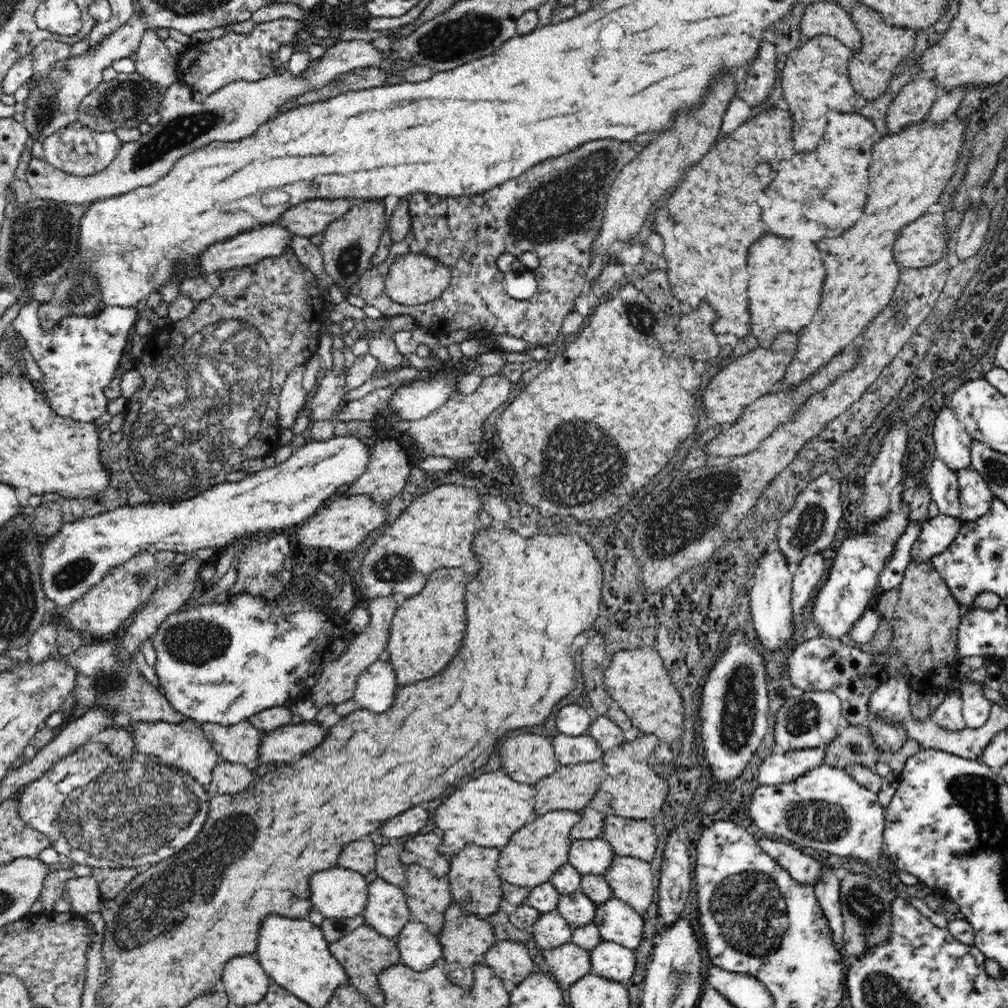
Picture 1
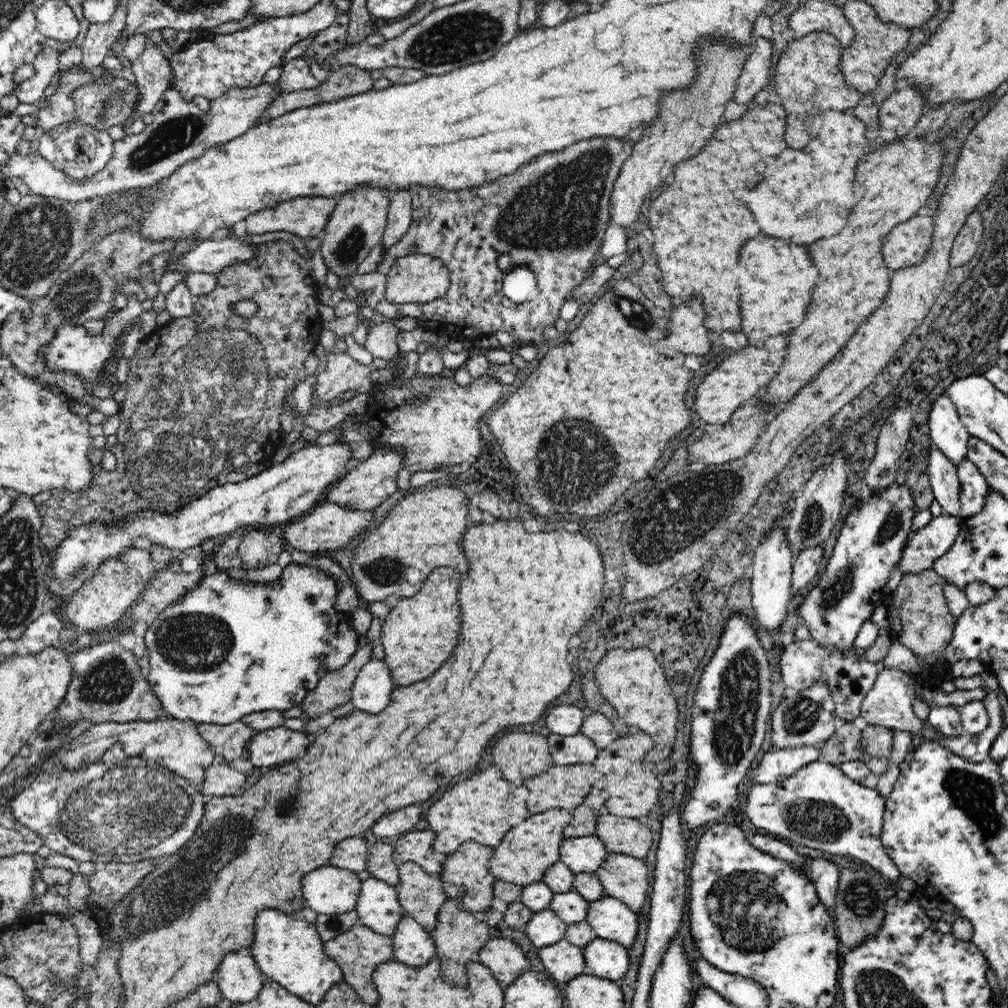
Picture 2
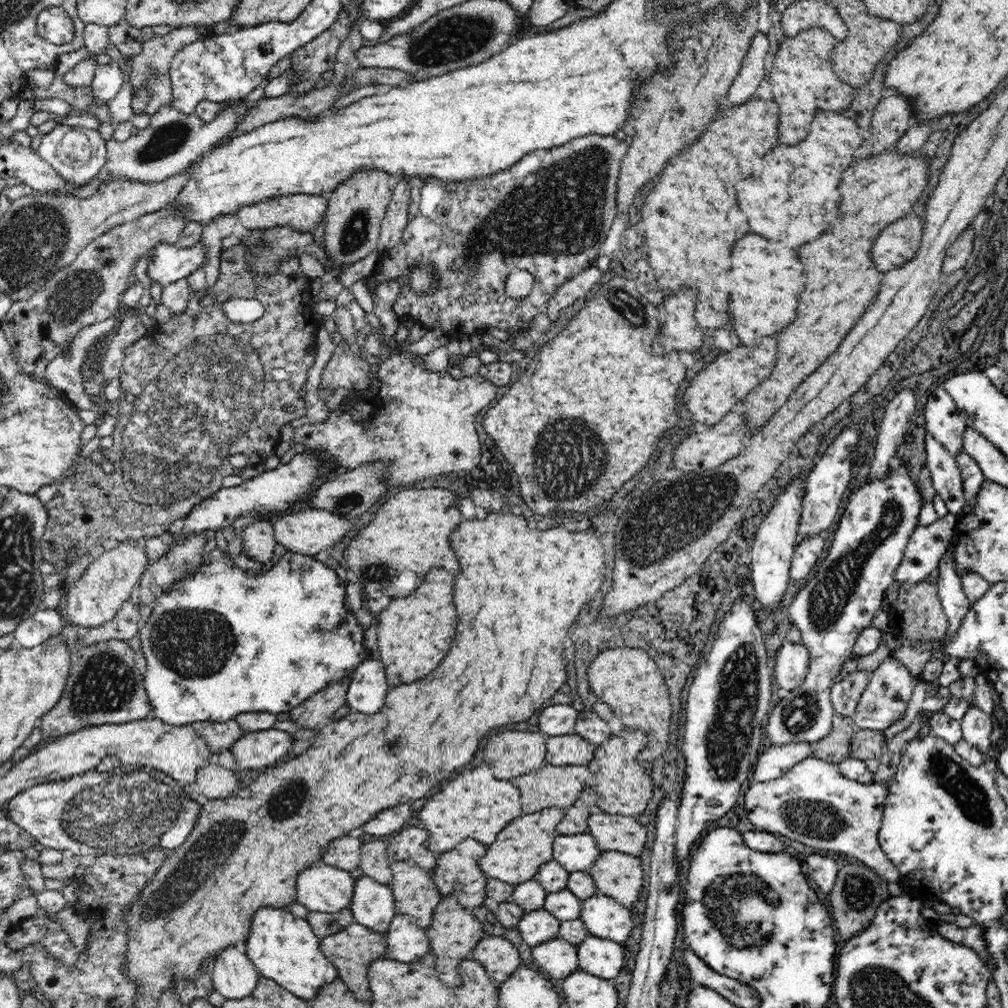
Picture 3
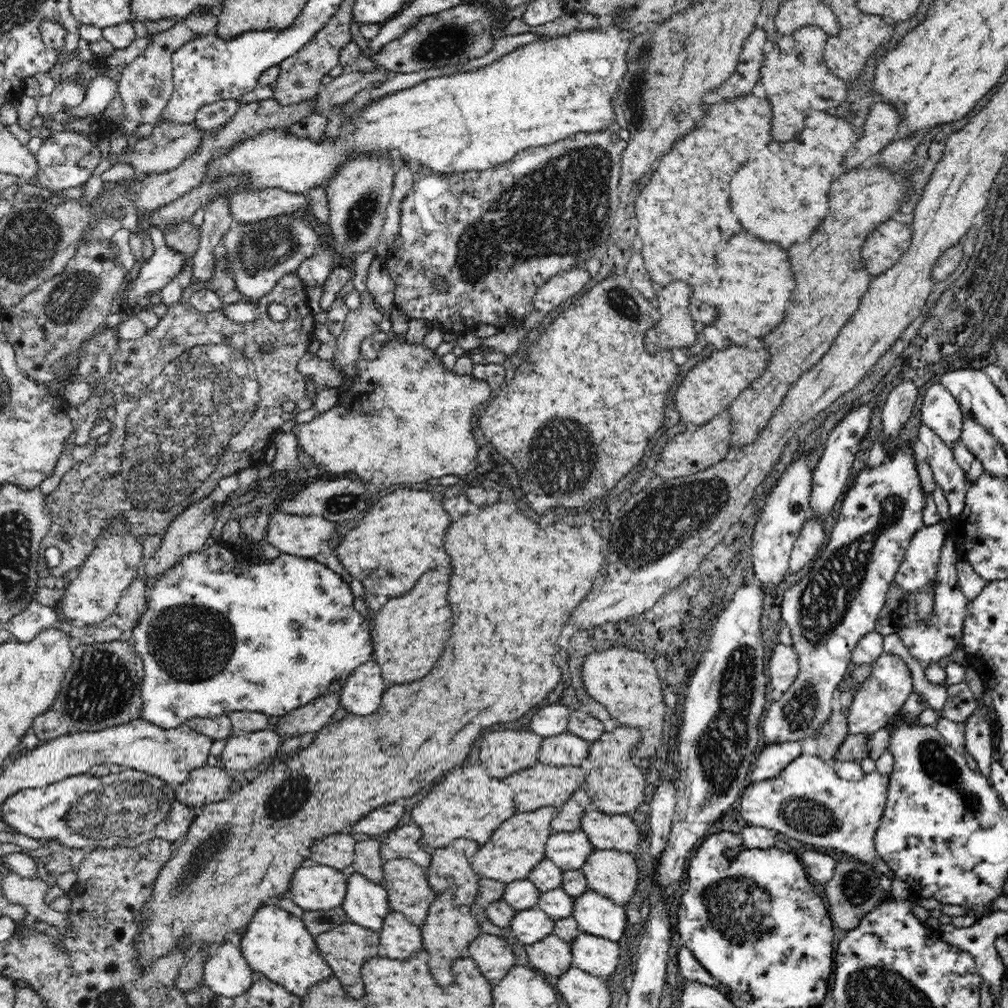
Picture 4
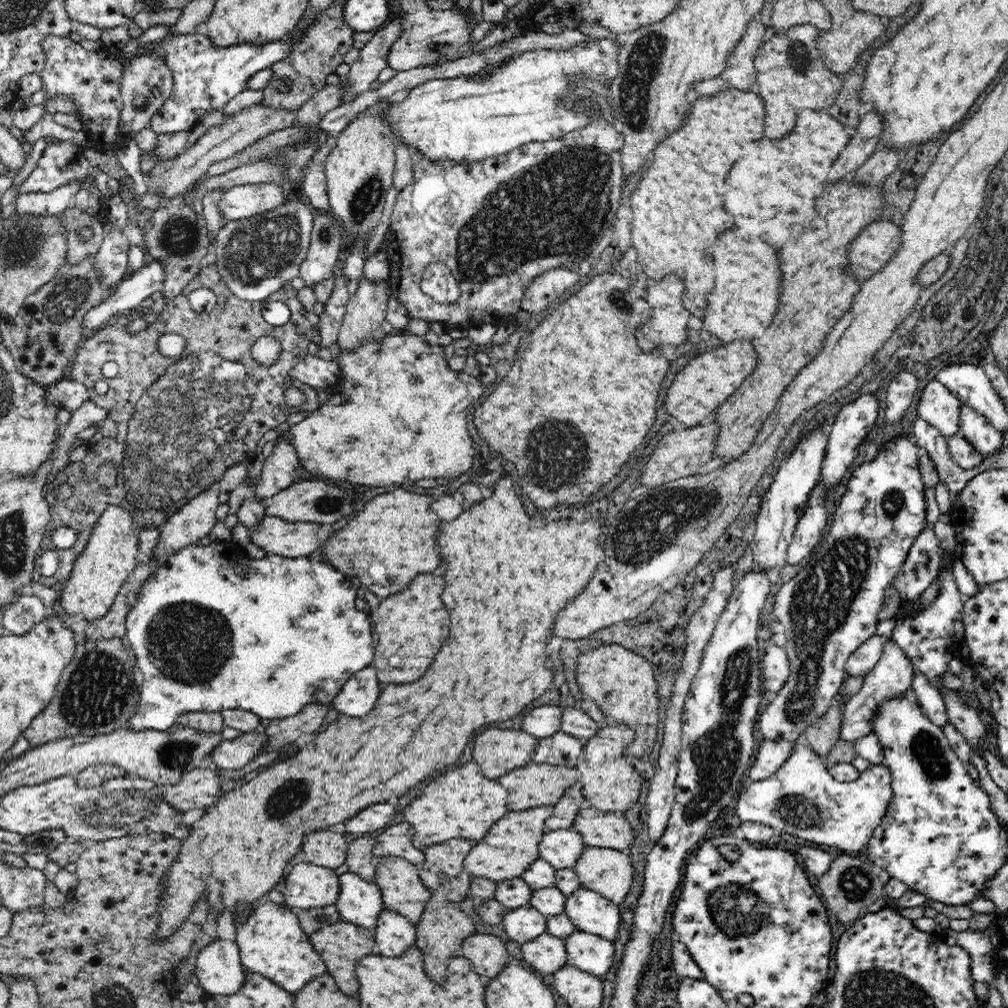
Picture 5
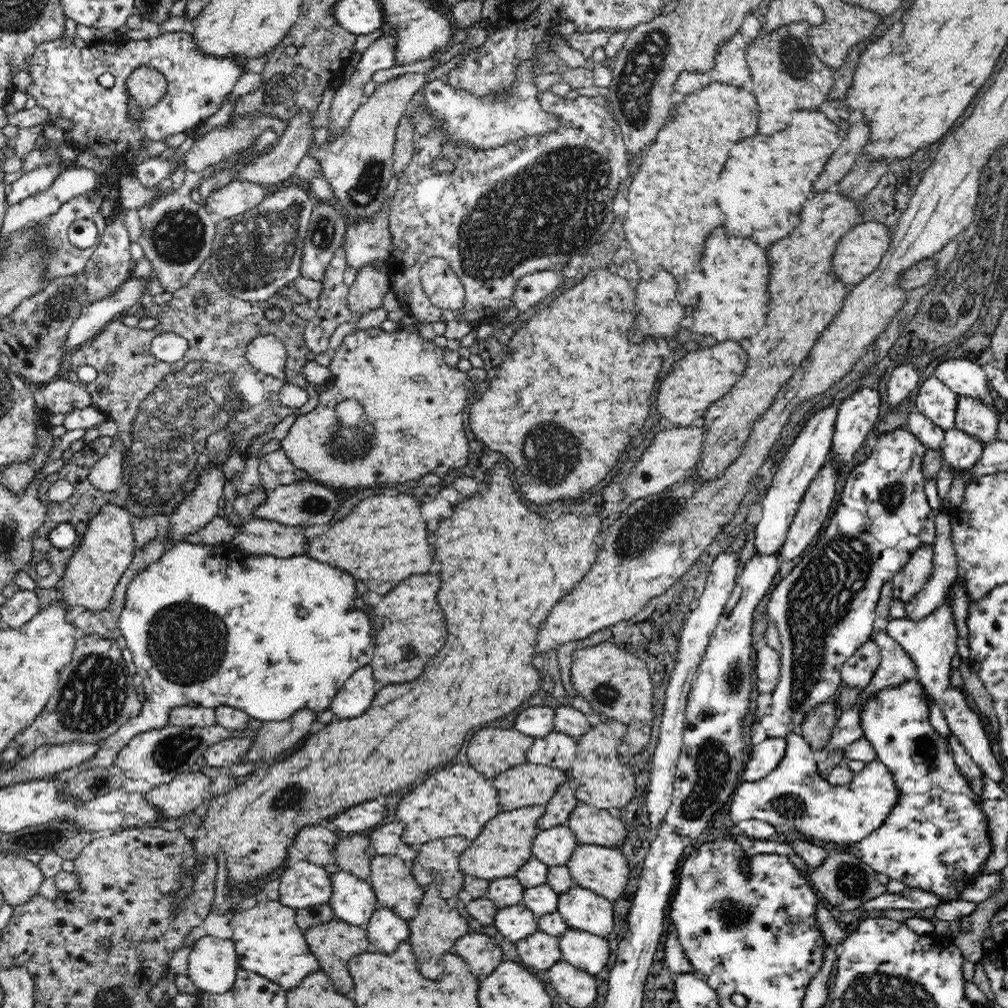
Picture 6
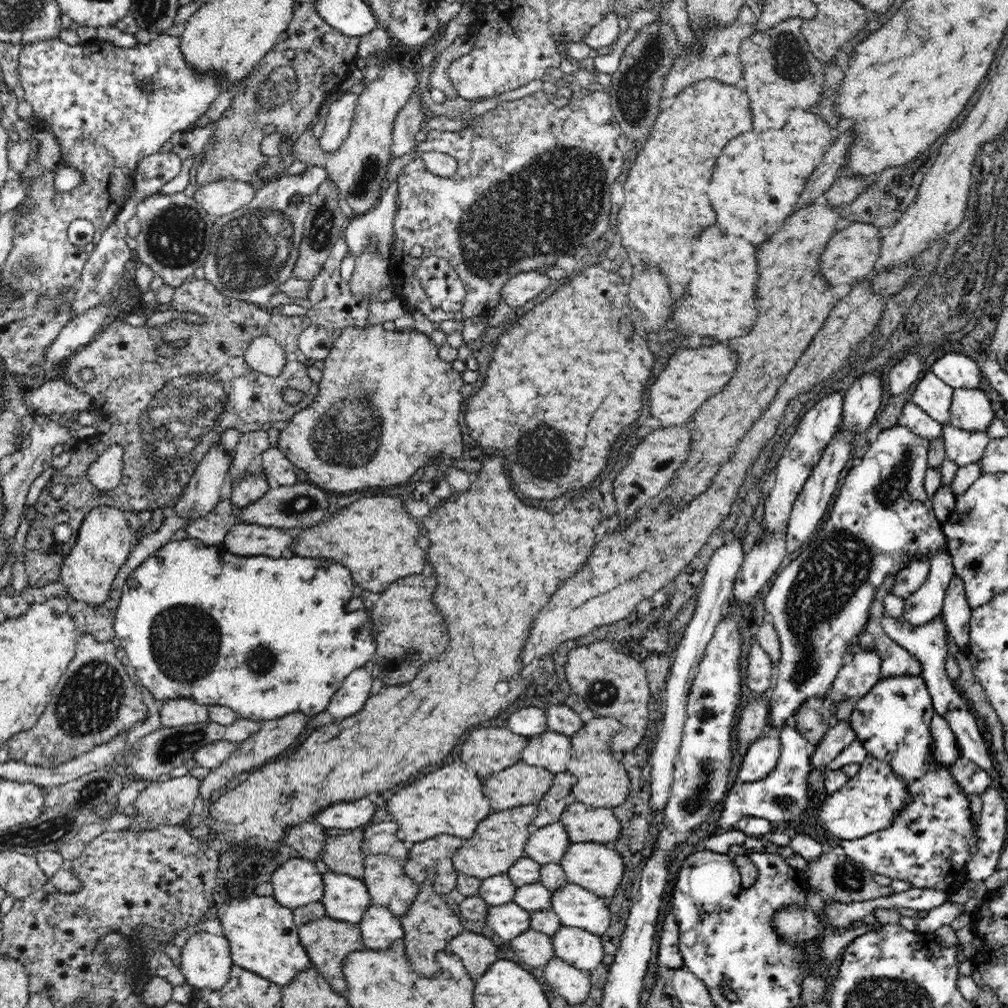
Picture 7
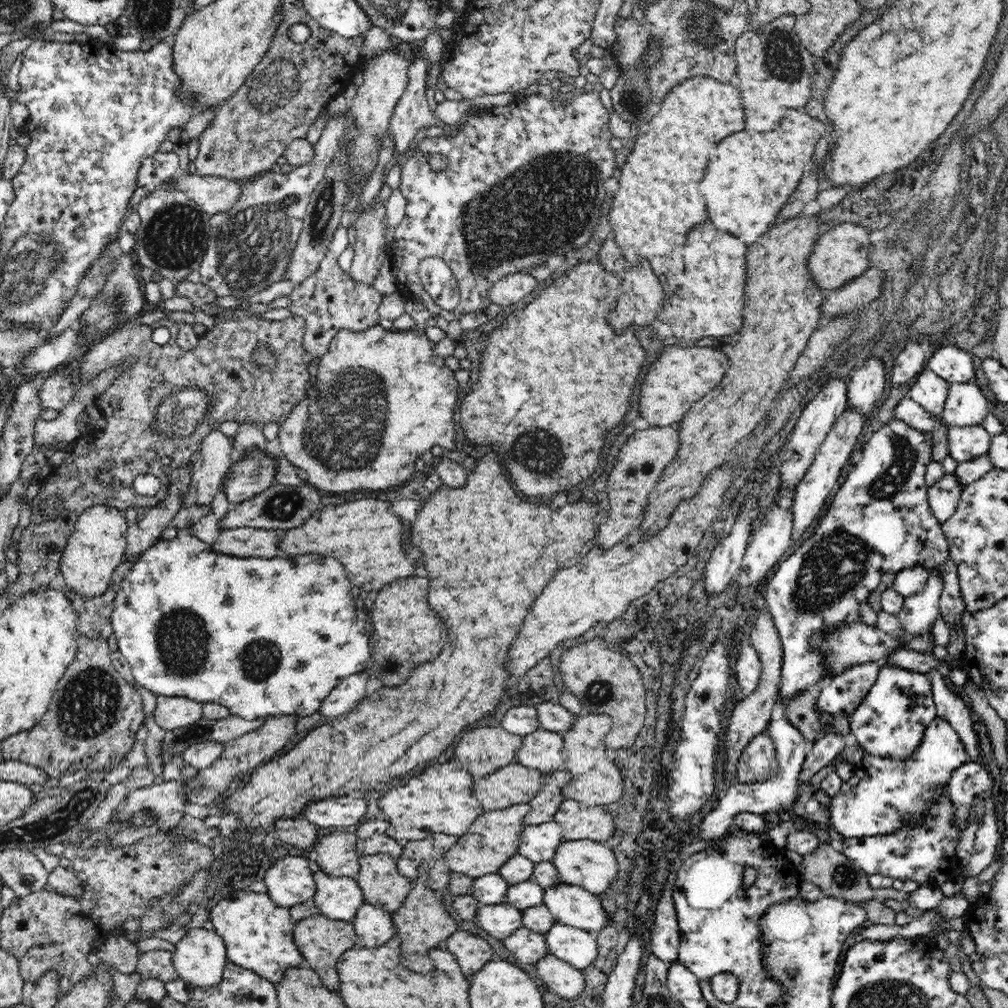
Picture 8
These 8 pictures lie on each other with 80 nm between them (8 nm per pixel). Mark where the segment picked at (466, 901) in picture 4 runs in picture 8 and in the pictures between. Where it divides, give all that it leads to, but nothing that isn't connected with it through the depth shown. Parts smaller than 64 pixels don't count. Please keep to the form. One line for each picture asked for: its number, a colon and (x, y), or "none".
5: (443, 867)
6: (437, 861)
7: (430, 861)
8: (425, 858)

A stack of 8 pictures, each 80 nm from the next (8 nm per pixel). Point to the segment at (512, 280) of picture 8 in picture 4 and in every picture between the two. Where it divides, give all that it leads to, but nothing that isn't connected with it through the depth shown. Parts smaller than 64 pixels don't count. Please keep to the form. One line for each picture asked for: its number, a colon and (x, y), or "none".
4: (558, 288)
5: (550, 287)
6: (533, 288)
7: (525, 286)

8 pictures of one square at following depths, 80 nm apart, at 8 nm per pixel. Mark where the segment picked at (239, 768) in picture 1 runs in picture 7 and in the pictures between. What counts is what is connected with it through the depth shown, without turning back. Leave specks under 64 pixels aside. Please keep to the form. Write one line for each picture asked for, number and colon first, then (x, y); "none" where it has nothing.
2: (220, 780)
3: (212, 782)
4: (207, 784)
5: (198, 788)
6: (184, 793)
7: (161, 803)

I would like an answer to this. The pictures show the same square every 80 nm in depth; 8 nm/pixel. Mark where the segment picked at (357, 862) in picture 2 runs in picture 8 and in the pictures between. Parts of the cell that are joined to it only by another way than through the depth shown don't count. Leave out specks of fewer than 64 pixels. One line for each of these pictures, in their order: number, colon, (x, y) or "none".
3: (345, 853)
4: (338, 851)
5: (325, 847)
6: (316, 842)
7: (308, 838)
8: (299, 832)

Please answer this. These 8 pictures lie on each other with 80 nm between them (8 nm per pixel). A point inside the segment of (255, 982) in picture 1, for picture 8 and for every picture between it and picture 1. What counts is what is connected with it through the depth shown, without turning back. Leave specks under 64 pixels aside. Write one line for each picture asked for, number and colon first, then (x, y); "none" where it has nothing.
2: (238, 977)
3: (234, 975)
4: (227, 973)
5: (218, 967)
6: (213, 963)
7: (206, 962)
8: (200, 956)

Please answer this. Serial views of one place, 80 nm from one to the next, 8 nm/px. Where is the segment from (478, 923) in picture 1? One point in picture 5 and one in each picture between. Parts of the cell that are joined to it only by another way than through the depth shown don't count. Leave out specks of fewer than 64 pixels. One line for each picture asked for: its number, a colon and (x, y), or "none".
2: (459, 935)
3: (454, 931)
4: (449, 928)
5: (439, 934)

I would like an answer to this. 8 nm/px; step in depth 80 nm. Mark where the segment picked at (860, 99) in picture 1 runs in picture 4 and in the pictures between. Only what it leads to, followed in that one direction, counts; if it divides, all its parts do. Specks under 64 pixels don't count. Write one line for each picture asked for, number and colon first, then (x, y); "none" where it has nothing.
2: (808, 79)
3: (803, 81)
4: (797, 80)

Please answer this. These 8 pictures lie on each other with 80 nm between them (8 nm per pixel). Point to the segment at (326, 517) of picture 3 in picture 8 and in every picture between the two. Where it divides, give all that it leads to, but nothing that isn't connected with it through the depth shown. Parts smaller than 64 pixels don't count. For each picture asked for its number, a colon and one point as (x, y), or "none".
4: (299, 535)
5: (275, 535)
6: (258, 536)
7: (247, 539)
8: (245, 541)

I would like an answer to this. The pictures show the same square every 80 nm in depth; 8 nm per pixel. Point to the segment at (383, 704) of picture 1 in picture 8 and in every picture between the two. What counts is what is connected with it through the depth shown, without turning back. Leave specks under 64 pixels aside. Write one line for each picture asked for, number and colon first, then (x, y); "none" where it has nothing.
2: (371, 690)
3: (367, 690)
4: (361, 693)
5: (359, 694)
6: (358, 692)
7: (350, 698)
8: (342, 700)

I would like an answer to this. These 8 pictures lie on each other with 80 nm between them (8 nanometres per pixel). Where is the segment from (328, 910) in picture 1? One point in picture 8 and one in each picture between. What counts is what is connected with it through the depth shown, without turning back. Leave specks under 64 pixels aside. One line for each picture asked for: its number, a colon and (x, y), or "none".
2: (330, 890)
3: (328, 889)
4: (321, 887)
5: (308, 885)
6: (304, 884)
7: (297, 882)
8: (289, 881)

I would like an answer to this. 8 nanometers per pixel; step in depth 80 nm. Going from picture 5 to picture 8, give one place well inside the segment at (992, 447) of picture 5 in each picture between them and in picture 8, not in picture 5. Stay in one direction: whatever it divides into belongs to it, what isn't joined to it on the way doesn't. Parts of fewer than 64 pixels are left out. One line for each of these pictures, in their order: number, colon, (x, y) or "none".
6: (973, 417)
7: (971, 410)
8: (966, 405)

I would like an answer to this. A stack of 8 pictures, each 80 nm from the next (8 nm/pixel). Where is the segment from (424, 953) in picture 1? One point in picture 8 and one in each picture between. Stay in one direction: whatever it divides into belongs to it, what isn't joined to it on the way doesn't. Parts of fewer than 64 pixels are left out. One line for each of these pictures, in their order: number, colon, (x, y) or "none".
2: (413, 946)
3: (407, 942)
4: (399, 939)
5: (393, 933)
6: (386, 930)
7: (380, 928)
8: (373, 925)

